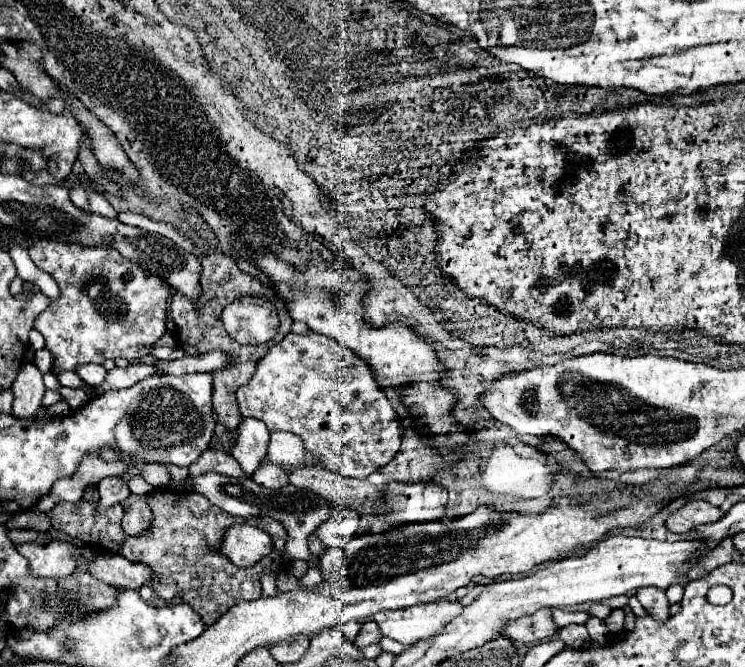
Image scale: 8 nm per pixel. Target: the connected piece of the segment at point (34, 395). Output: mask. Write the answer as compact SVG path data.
M32 363L22 365L22 369L12 385L12 393L14 393L12 415L18 419L36 417L36 411L40 407L40 399L42 399L44 391L46 391L46 387L44 387L42 373L38 371L38 367Z

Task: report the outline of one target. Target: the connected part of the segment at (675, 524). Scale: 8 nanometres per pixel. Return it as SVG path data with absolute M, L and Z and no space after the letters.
M690 499L680 509L670 513L670 517L666 519L666 529L684 535L700 525L716 523L722 515L722 509L710 505L706 499Z

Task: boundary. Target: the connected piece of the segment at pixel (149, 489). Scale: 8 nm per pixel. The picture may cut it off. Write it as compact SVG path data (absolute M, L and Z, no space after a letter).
M134 477L130 483L130 491L132 493L144 493L144 495L152 495L152 493L156 493L158 489L156 487L152 487L150 483L146 483L142 477Z

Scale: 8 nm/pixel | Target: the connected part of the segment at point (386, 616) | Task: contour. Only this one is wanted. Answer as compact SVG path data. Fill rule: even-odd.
M434 601L428 605L414 605L408 609L396 611L380 611L374 615L382 635L400 641L404 647L420 641L424 637L432 637L432 633L440 633L452 617L458 617L462 603L458 601Z

